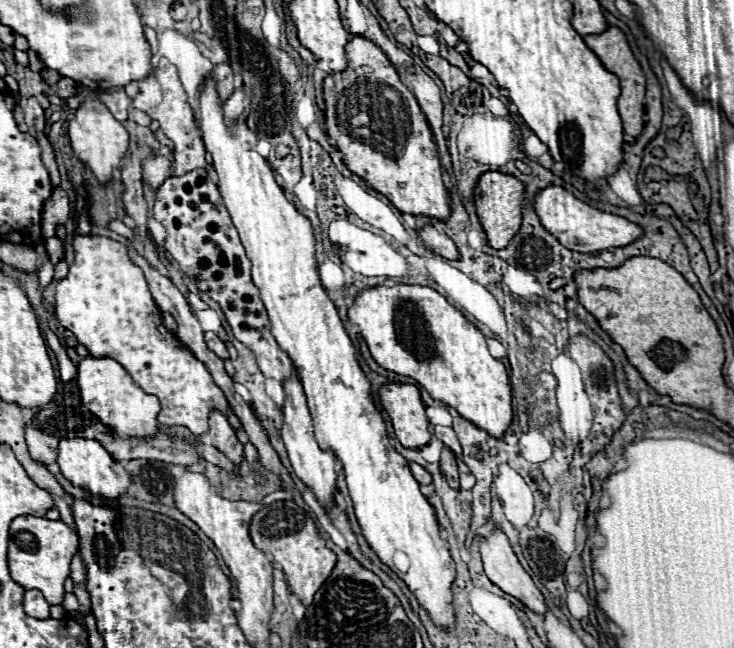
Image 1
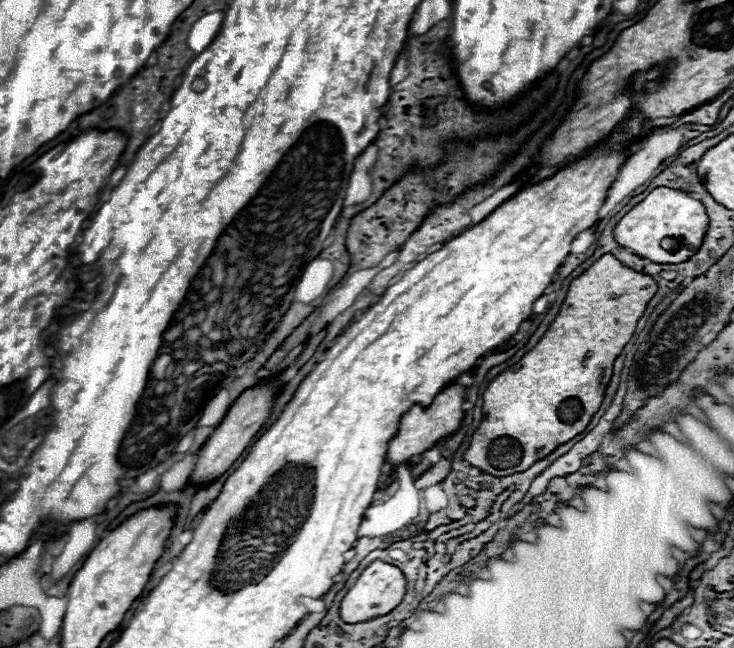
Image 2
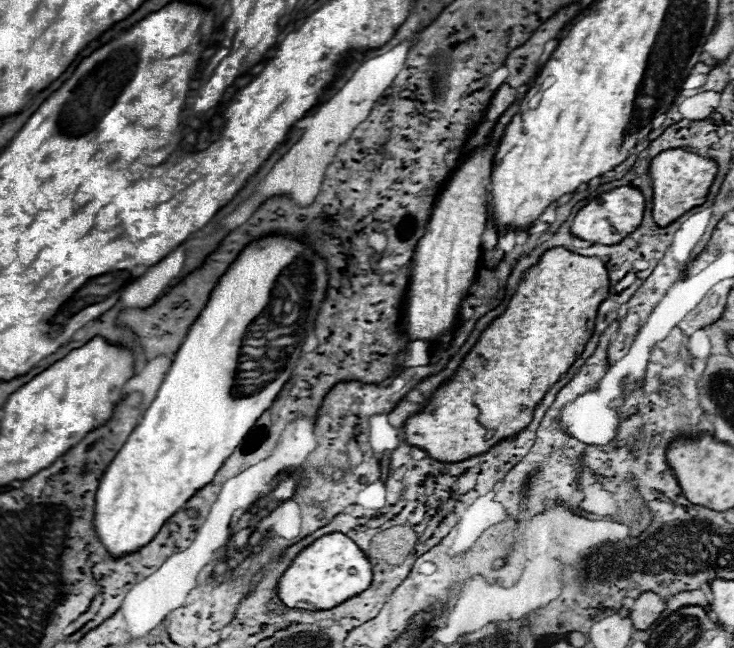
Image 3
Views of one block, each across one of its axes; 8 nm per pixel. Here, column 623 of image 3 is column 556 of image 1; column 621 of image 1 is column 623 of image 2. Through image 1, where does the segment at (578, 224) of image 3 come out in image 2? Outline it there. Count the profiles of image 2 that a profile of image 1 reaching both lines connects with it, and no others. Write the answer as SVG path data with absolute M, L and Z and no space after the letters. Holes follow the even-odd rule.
M656 188L652 190L640 204L636 204L616 226L614 226L614 238L616 242L620 242L620 246L630 248L634 254L640 254L640 258L646 258L650 262L658 262L658 264L676 264L676 262L684 262L688 260L698 246L702 244L702 238L708 230L708 216L704 206L686 196L680 190L672 190L672 188ZM664 238L674 240L674 248L664 250L660 246L660 242Z

